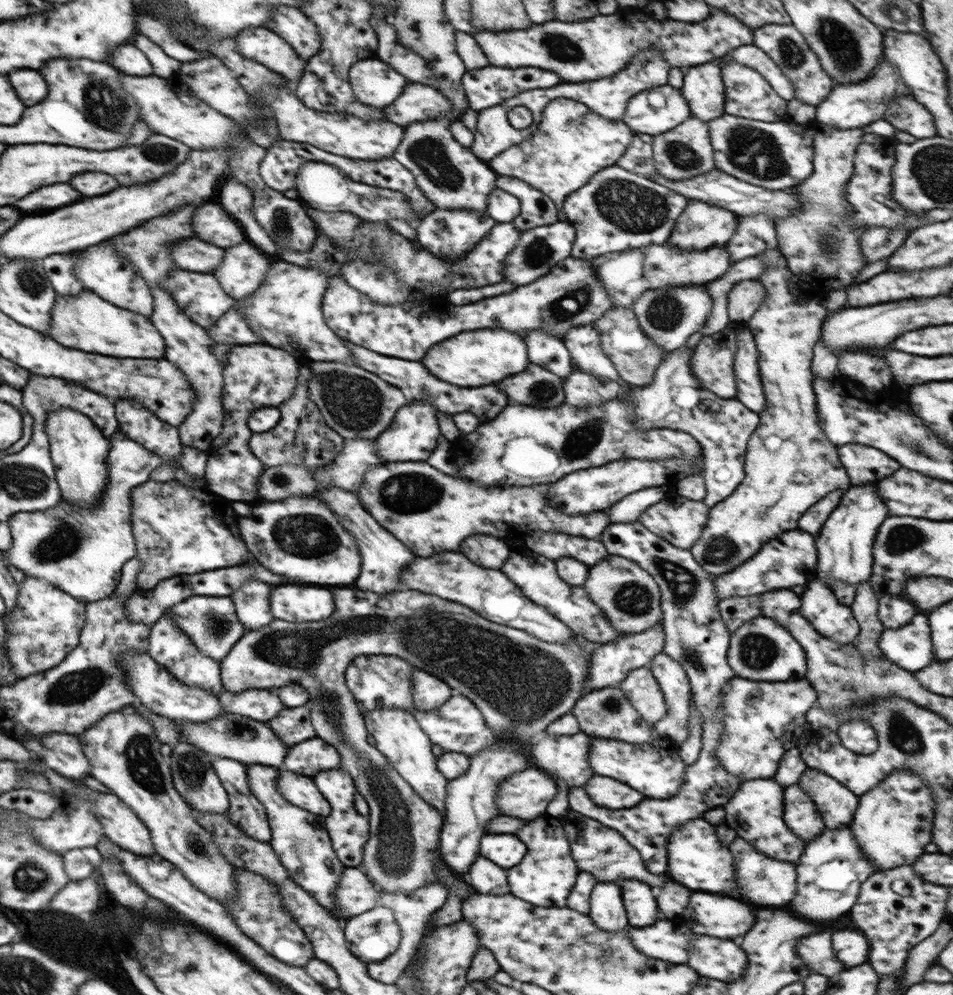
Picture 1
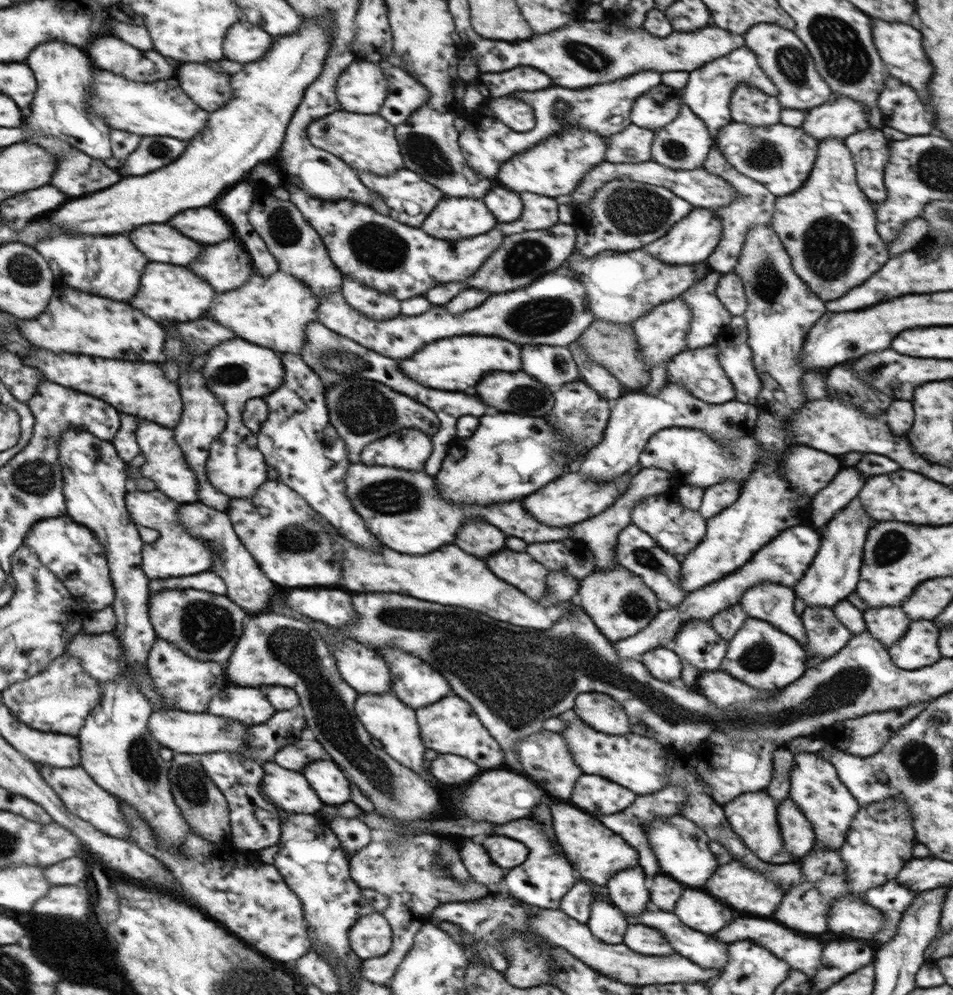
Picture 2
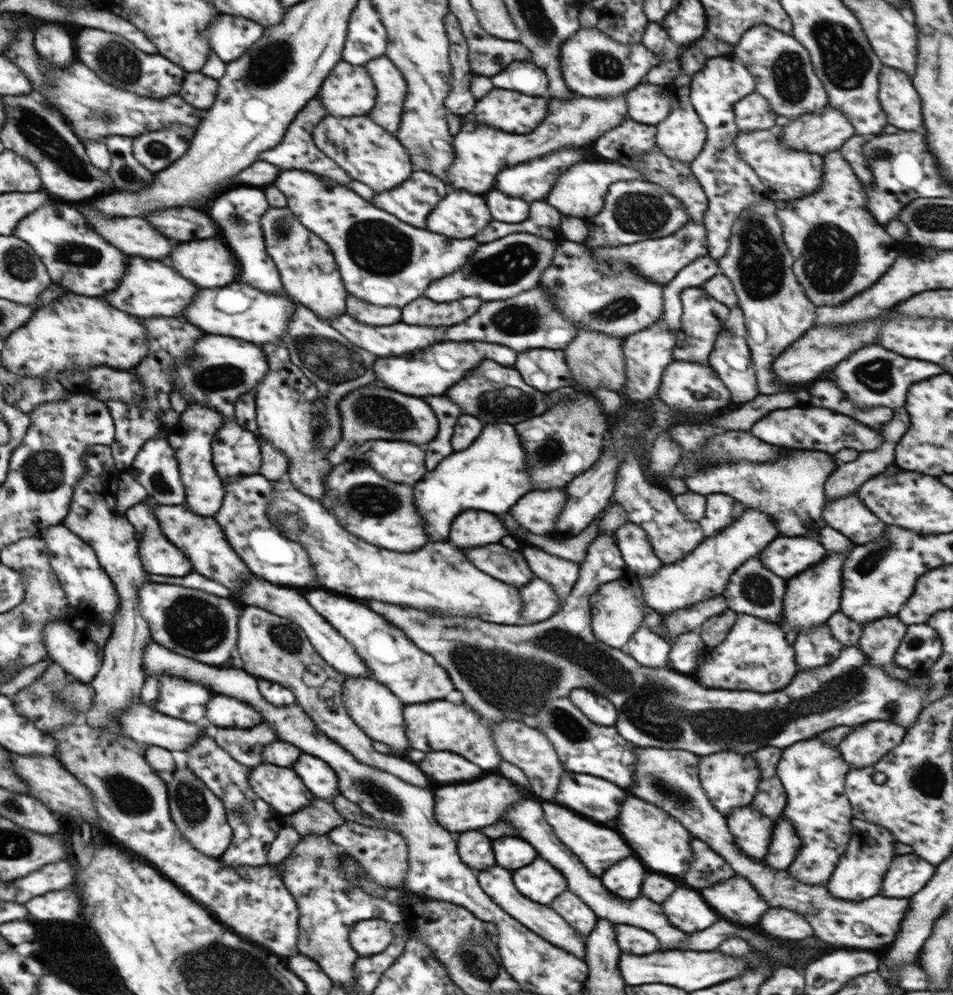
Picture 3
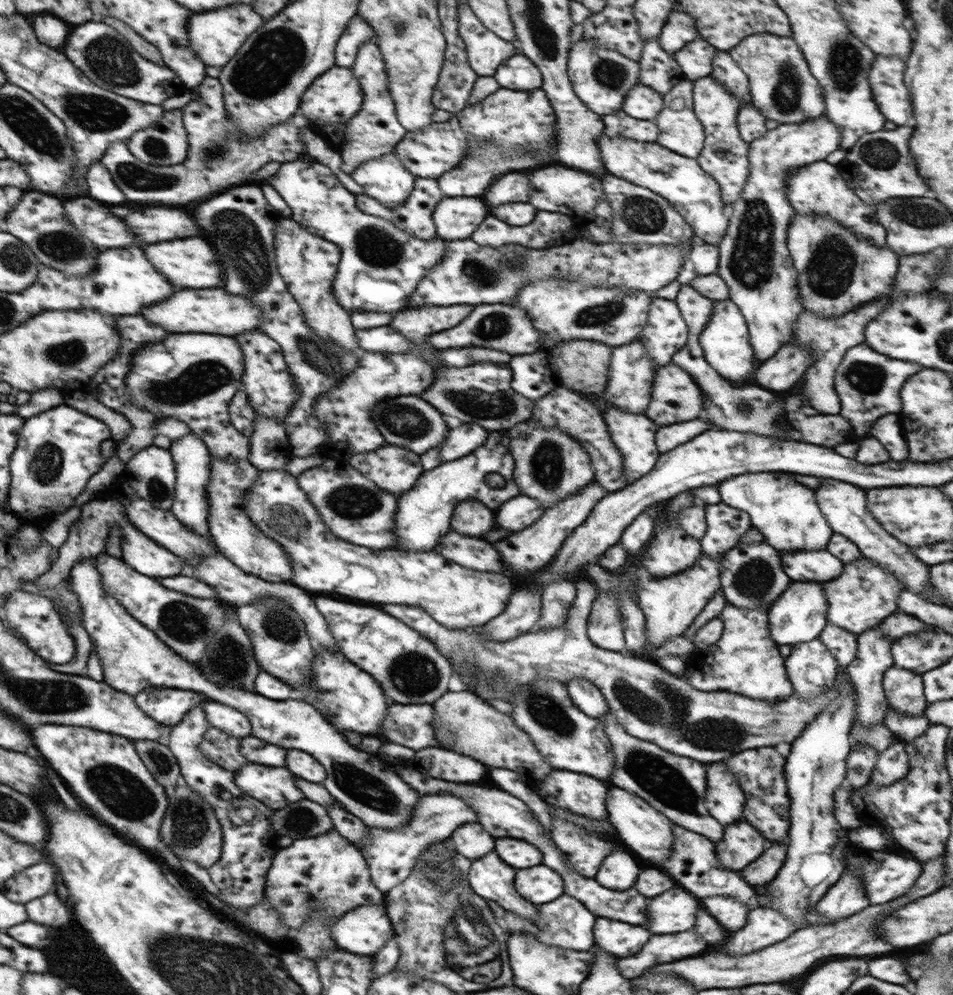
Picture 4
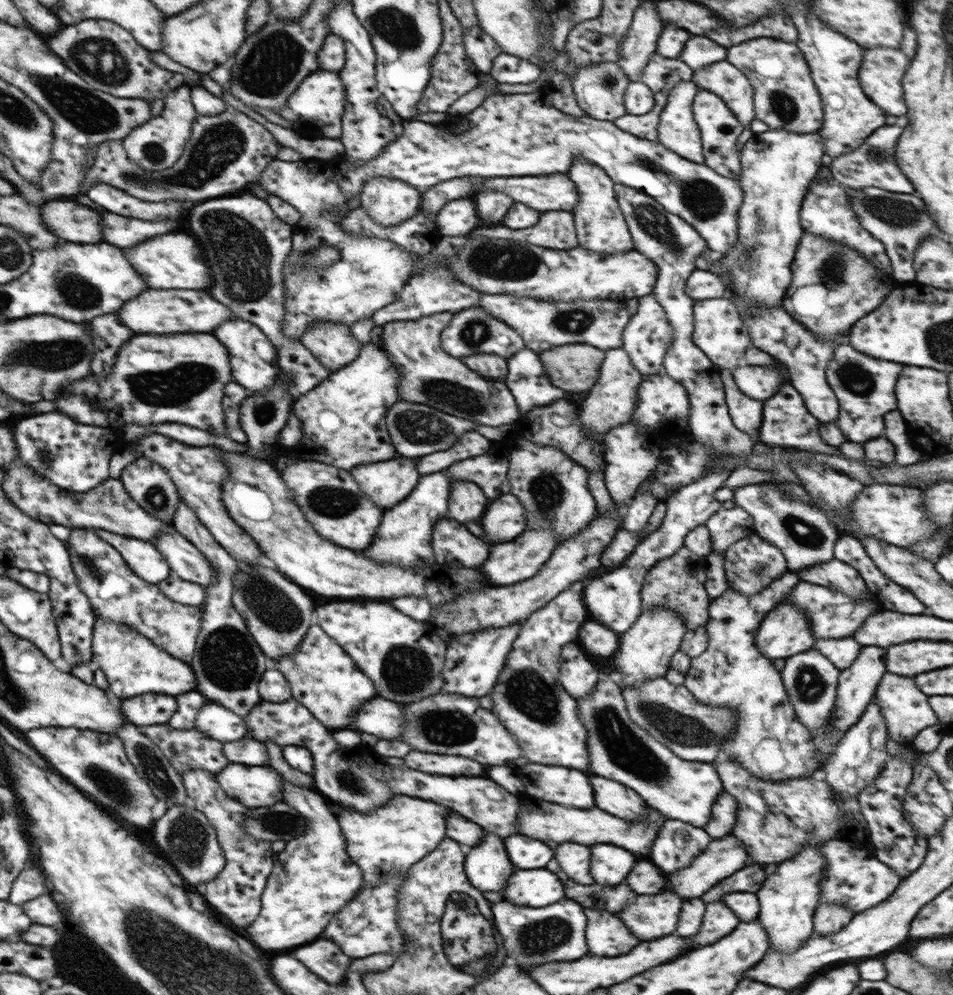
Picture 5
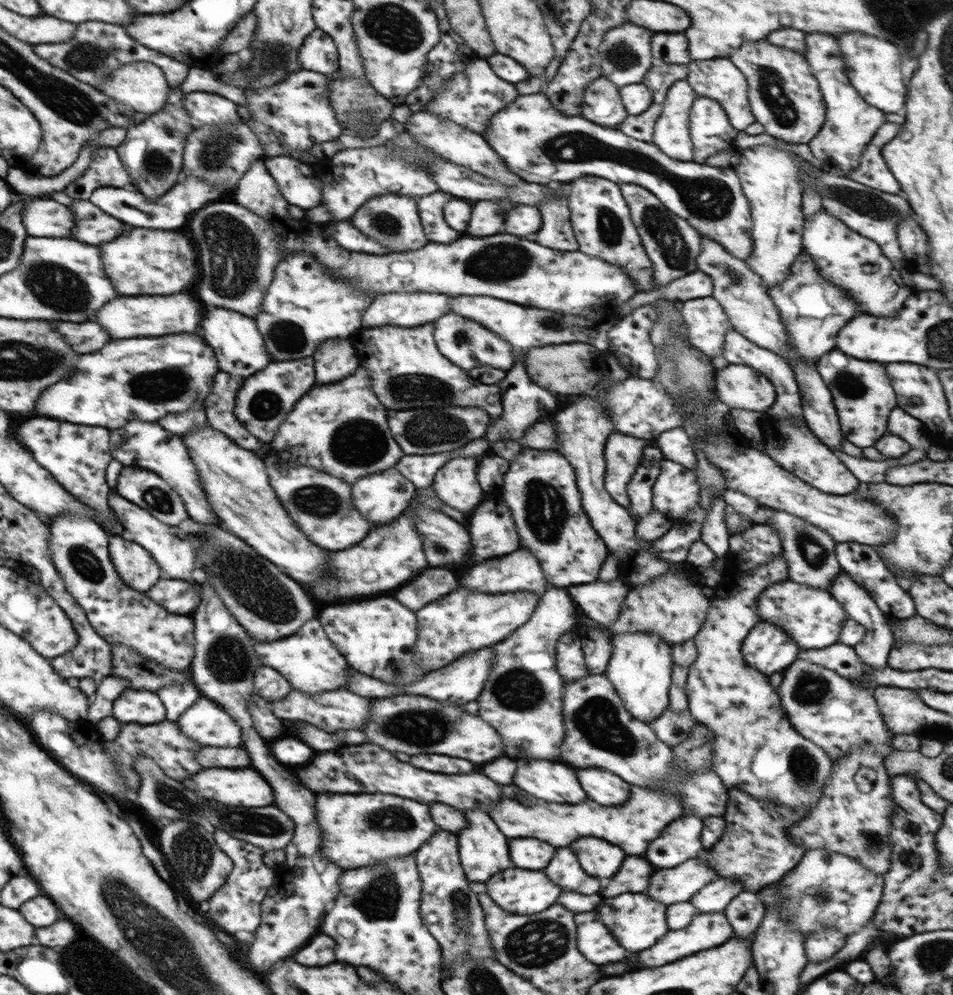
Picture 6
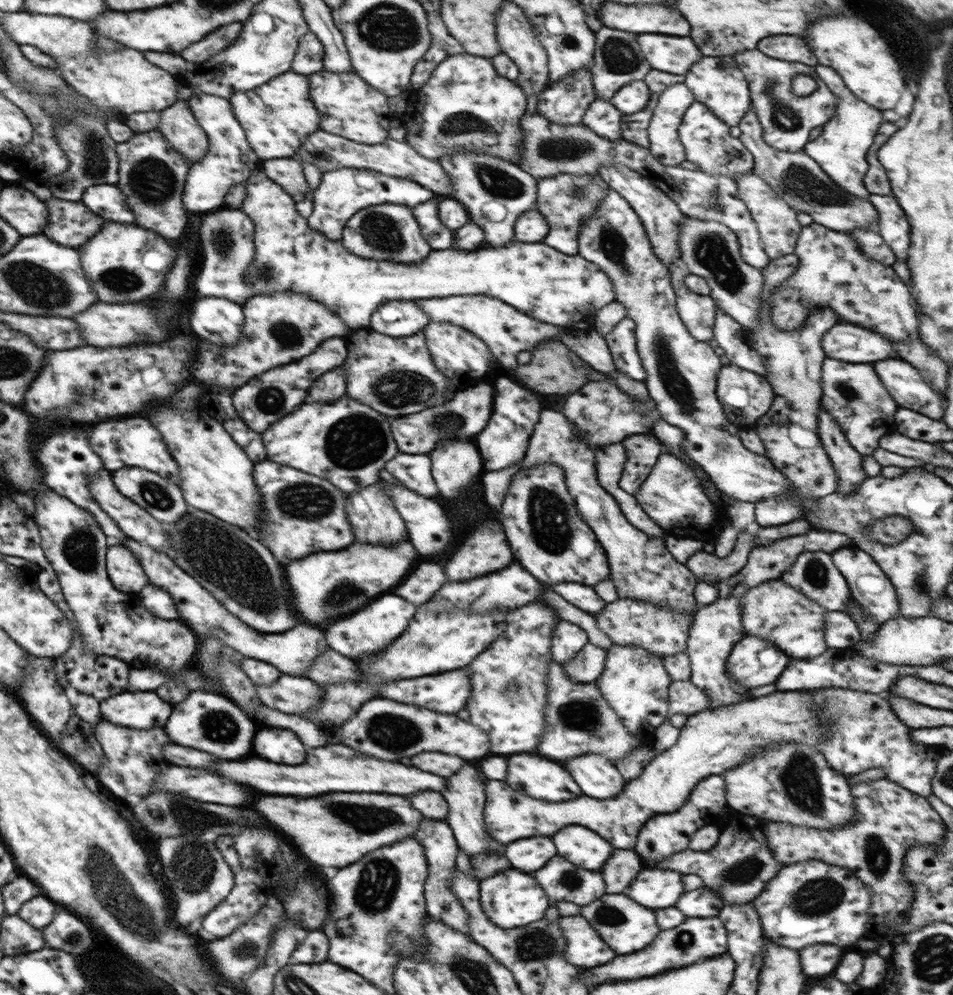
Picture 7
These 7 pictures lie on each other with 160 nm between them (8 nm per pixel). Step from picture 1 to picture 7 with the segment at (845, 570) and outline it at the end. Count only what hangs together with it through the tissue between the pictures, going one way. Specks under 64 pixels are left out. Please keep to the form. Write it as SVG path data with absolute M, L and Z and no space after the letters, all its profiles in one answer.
M745 635L728 655L727 676L746 689L775 684L790 659L766 638Z

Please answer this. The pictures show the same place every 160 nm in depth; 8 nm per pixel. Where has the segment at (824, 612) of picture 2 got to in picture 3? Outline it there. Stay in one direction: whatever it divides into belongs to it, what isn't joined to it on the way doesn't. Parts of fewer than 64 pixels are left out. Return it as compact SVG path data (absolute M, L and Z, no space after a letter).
M826 622L797 634L793 645L799 672L808 672L834 662L844 648L833 636Z

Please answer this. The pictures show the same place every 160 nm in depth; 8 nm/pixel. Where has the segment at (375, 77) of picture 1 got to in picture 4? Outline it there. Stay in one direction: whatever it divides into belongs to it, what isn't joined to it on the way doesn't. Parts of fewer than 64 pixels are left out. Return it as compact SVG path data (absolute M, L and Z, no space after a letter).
M335 66L308 86L306 92L300 97L300 104L295 114L304 114L306 118L310 118L310 126L313 128L329 123L346 125L360 110L362 103L363 90L351 68Z

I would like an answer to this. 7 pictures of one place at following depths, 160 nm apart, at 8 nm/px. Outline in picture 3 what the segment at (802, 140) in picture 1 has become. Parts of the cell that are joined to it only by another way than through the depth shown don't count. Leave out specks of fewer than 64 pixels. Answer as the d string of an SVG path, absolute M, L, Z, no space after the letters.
M774 125L768 130L742 132L734 139L739 157L744 159L760 177L765 186L765 196L773 201L796 200L814 194L823 185L823 158L807 150L794 150L779 142L783 126Z

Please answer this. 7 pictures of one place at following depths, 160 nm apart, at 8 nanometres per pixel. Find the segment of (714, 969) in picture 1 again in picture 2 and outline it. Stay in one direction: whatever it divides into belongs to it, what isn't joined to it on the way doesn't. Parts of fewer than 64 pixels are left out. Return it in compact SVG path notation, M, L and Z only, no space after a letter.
M646 908L640 916L627 916L627 922L660 930L678 954L690 958L702 968L722 970L722 966L728 964L728 944L684 926L672 912Z

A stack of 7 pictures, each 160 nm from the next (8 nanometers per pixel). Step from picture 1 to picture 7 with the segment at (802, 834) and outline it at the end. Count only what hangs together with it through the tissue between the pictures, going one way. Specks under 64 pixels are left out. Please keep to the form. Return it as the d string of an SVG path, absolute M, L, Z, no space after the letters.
M702 887L692 890L690 893L685 892L676 902L675 908L684 914L684 917L691 918L712 918L718 917L720 910L726 906L724 899L716 895L714 891Z

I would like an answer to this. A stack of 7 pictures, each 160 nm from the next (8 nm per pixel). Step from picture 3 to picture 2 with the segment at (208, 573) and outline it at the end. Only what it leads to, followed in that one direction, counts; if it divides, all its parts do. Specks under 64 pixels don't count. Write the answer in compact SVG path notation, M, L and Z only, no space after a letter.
M196 501L182 504L179 518L191 534L198 535L203 542L210 542L212 550L216 550L216 566L212 565L210 570L223 578L227 586L227 597L241 606L241 609L245 610L249 616L270 610L268 606L272 594L276 592L276 586L264 576L264 572L252 560L250 552L246 552L246 548L242 546L242 542L232 530L232 523L227 513Z

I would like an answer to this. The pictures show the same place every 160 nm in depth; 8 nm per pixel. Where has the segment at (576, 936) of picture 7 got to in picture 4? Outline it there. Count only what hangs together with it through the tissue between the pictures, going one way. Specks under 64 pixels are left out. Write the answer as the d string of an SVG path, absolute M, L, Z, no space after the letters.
M600 918L594 926L594 944L616 958L634 956L650 940L650 932L626 922Z

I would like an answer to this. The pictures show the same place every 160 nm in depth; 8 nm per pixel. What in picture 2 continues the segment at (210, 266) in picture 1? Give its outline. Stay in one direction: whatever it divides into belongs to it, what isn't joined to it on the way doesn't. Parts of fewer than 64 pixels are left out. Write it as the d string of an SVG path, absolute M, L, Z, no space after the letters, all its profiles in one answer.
M156 224L156 226L140 226L136 234L128 234L140 250L144 250L150 261L168 264L180 264L187 267L196 254L200 254L202 244L186 238L178 230L166 226L166 224Z

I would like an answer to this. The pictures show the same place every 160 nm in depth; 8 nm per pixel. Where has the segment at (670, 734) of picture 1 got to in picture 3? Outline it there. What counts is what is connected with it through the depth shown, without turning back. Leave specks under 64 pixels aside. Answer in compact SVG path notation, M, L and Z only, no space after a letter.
M644 624L634 631L627 644L628 654L640 664L650 668L669 668L668 653L671 643Z

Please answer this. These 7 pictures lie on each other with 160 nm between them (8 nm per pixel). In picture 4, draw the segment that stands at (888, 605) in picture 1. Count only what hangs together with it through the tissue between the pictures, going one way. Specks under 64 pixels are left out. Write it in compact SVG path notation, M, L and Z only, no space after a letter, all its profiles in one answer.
M879 625L868 629L858 635L857 655L855 659L846 667L847 674L855 686L857 703L857 722L861 726L875 726L884 724L885 714L887 713L887 698L883 690L883 678L885 672L893 666L894 659L891 655L891 644L894 640L887 638Z

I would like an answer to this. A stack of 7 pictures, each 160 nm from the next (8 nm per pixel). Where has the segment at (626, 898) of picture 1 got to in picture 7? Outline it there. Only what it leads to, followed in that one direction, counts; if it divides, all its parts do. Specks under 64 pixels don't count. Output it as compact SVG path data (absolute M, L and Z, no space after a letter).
M566 826L552 836L558 854L572 864L588 870L600 871L615 851L609 842L584 826Z

